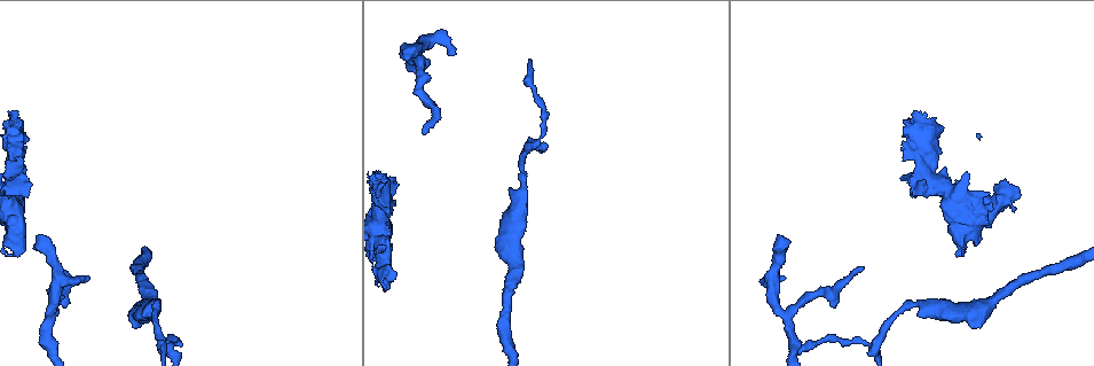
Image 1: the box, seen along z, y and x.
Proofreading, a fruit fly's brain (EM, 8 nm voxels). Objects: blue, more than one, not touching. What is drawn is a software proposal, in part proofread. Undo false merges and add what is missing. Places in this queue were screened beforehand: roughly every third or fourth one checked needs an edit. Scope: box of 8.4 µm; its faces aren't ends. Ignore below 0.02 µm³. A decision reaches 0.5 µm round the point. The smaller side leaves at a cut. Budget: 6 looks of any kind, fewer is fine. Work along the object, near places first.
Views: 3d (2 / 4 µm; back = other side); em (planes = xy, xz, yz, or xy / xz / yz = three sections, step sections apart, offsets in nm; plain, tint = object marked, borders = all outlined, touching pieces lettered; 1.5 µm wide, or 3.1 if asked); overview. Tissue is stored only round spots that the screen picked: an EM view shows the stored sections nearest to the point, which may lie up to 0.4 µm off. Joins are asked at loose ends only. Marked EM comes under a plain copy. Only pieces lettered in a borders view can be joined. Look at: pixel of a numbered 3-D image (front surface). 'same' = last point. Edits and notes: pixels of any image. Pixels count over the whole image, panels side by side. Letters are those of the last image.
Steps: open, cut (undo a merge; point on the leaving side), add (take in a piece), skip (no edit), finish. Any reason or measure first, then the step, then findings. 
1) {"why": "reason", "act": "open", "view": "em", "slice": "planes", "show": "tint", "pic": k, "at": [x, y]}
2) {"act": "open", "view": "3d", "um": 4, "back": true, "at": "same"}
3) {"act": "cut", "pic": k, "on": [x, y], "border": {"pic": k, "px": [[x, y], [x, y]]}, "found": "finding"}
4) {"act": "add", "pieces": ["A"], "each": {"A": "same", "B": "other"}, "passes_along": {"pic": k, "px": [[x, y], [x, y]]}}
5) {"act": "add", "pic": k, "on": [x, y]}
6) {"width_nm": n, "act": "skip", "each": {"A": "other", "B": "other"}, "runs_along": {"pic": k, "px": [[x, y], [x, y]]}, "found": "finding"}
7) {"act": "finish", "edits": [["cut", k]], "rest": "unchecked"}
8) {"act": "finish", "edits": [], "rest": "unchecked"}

{"why": "thin end", "act": "open", "view": "em", "slice": "planes", "show": "borders", "pic": 1, "at": [424, 134]}

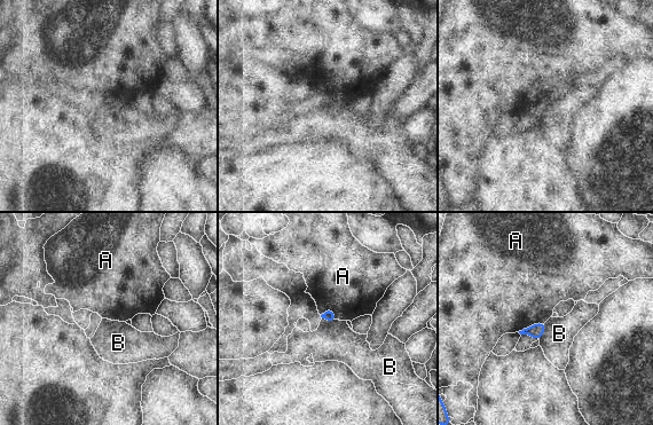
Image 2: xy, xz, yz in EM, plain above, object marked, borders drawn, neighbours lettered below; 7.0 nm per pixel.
{"act": "skip", "each": {"A": "other", "B": "other"}, "border": {"pic": 2, "px": [[545, 322], [545, 329], [539, 339]]}, "found": "no lettered piece goes on from it"}

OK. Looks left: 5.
{"why": "an open end", "act": "open", "view": "em", "slice": "planes", "show": "borders", "pic": 1, "at": [402, 49]}

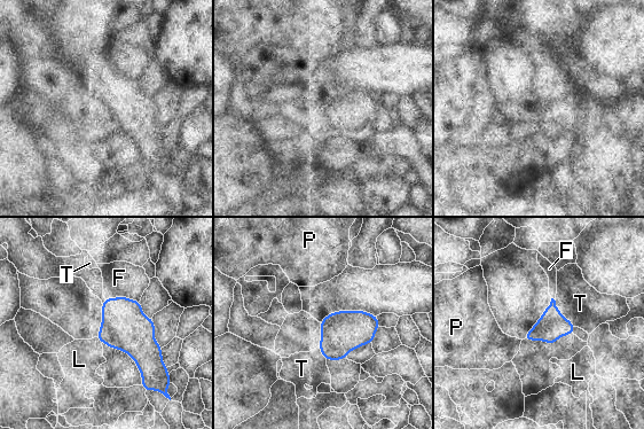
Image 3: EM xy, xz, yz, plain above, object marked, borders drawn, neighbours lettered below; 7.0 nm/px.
{"longest_contact_nm": ["F", 240], "act": "skip", "each": {"F": "other", "L": "other", "P": "other", "T": "other"}, "found": "no lettered piece goes on from it"}

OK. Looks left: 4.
{"why": "branch stops here", "act": "open", "view": "3d", "um": 4, "back": true, "pic": 1, "at": [911, 195]}

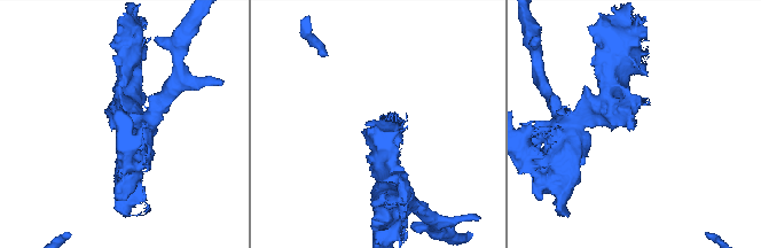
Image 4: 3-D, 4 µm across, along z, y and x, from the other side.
{"act": "open", "view": "em", "slice": "xz", "step": 4, "show": "tint", "pic": 4, "at": [110, 125]}

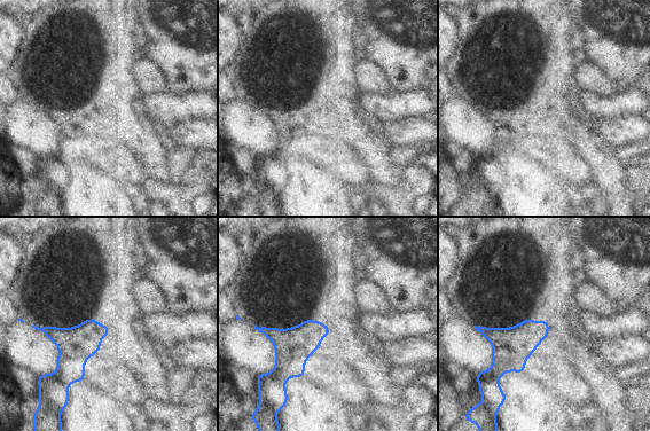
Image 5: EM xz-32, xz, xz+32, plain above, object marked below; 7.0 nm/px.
{"why": "cut it another way", "act": "open", "view": "em", "slice": "planes", "show": "borders", "at": "same"}

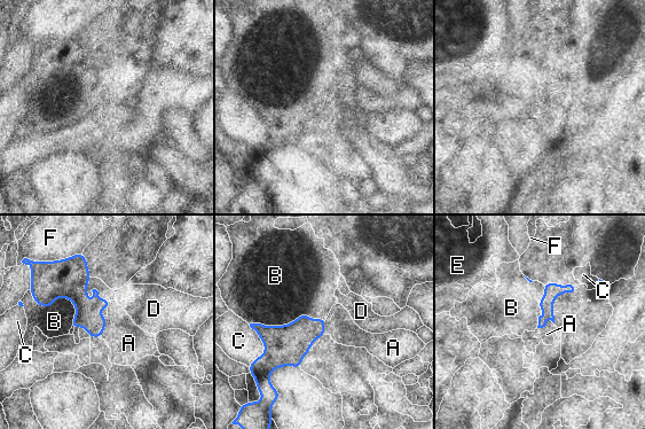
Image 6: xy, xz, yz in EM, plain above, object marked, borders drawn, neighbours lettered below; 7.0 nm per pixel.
{"act": "skip", "each": {"A": "other", "B": "other", "C": "other", "D": "other", "E": "other", "F": "other"}, "border": {"pic": 6, "px": [[553, 322], [547, 319], [537, 328]]}, "found": "none of them fits"}

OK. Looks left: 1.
{"act": "finish", "edits": [], "rest": "unchecked"}

